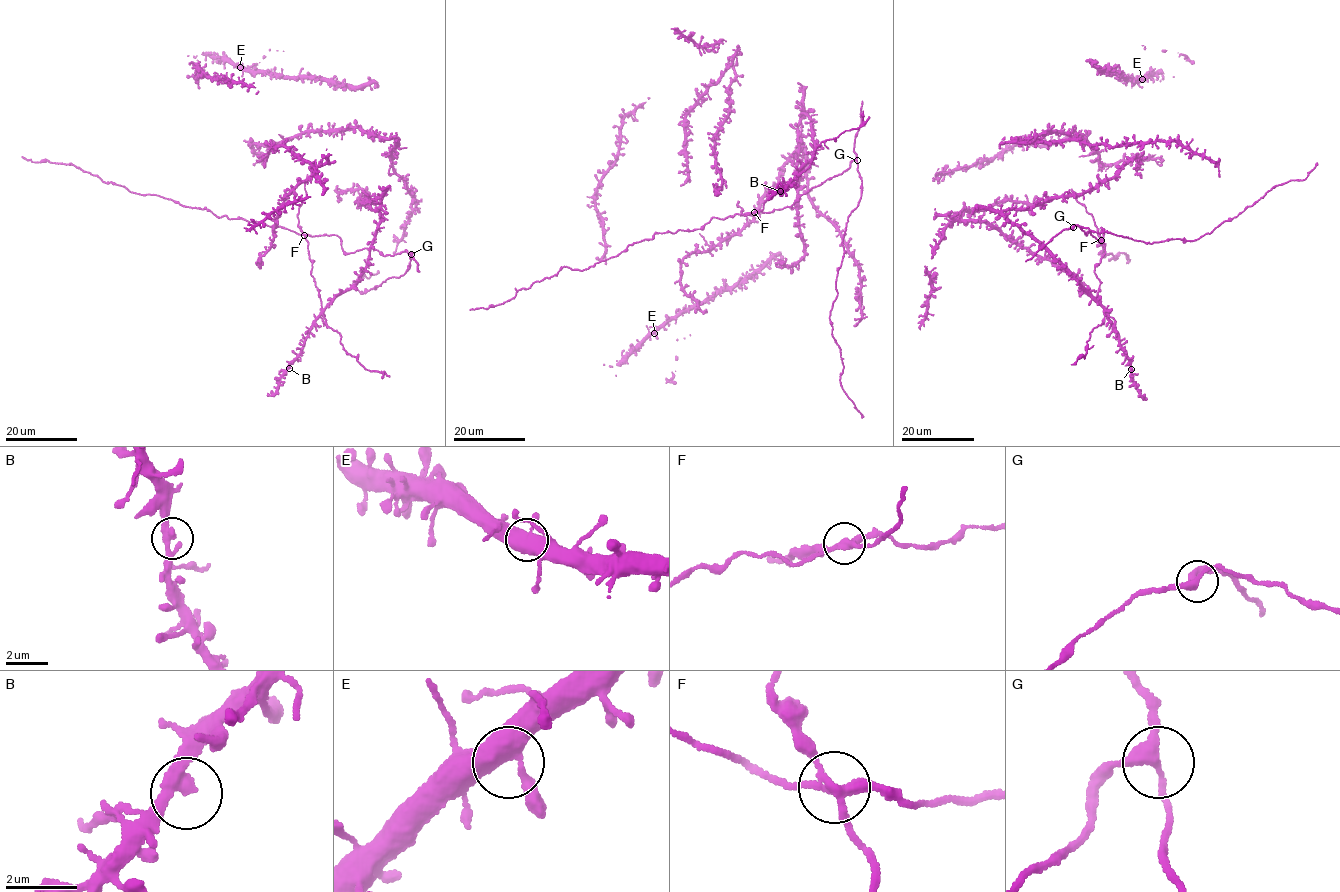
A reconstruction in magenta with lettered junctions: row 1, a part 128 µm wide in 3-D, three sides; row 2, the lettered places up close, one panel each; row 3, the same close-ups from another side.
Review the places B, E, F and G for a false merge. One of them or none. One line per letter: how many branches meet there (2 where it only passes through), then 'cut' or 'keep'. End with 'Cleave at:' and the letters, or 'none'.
B: 3 | keep
E: 4 | keep
F: 4 | cut
G: 3 | keep
Cleave at: F

